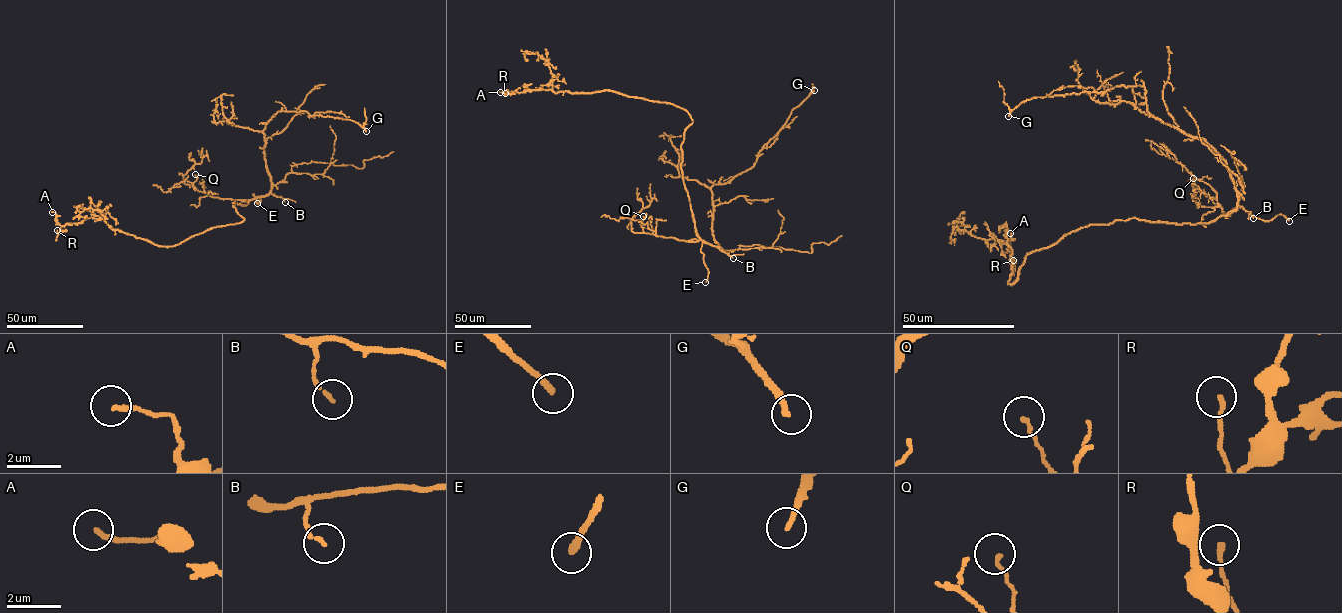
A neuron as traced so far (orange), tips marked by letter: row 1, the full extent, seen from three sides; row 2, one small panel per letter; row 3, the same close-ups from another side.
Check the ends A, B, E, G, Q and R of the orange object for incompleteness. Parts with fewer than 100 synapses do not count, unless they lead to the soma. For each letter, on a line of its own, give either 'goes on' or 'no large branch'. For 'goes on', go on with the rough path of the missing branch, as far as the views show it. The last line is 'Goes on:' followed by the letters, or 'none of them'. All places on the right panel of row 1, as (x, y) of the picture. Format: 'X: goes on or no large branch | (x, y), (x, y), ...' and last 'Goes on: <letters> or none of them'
A: no large branch
B: no large branch
E: goes on
G: goes on | (1008, 116), (995, 137), (986, 123), (1001, 108)
Q: no large branch
R: no large branch
Goes on: E, G

